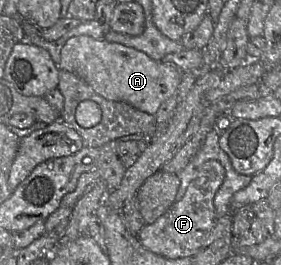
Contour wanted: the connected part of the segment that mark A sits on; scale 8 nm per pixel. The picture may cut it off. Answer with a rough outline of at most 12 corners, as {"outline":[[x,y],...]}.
{"outline":[[88,35],[65,42],[59,69],[105,99],[155,115],[183,73]]}

